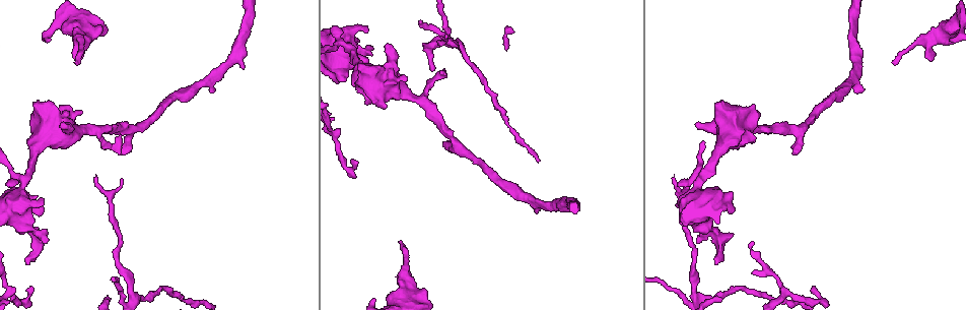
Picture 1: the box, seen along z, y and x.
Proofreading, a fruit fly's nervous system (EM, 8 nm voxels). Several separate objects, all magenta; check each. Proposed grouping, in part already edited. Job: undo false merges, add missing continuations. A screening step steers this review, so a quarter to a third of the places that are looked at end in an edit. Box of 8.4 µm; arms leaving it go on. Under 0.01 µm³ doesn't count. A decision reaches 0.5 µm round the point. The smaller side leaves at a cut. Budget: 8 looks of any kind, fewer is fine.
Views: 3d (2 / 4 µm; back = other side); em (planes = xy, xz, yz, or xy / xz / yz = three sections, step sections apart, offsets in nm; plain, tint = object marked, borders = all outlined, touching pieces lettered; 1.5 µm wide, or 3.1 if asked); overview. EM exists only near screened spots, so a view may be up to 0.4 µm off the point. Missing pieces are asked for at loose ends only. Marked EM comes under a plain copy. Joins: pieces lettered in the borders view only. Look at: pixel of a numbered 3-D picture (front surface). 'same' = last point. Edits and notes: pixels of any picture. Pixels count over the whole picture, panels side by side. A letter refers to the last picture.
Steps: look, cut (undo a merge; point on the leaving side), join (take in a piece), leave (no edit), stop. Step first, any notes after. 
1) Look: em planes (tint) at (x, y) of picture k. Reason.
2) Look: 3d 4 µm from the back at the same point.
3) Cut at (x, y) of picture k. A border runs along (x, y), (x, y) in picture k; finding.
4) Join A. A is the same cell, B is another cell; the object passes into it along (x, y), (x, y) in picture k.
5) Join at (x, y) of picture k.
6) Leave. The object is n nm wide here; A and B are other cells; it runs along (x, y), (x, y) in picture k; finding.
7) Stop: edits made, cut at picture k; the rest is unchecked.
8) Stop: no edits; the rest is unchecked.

Look: em planes (borders) at (29, 263) of picture 1. An open end.

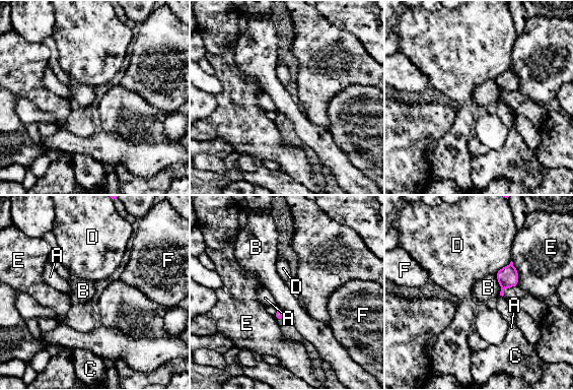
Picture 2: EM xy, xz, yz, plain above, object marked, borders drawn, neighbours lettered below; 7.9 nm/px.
Leave. A, B, C, D, E and F are other cells; a border runs along (494, 275), (500, 285), (500, 295) in picture 2; none of them fits.

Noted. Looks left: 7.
Look: 3d 4 µm at (446, 36) of picture 1. Tapers out.

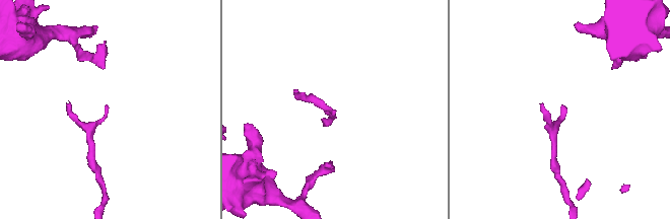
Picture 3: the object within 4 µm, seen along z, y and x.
Look: em yz step 8 (tint) at (335, 110) of picture 3. Now the EM.

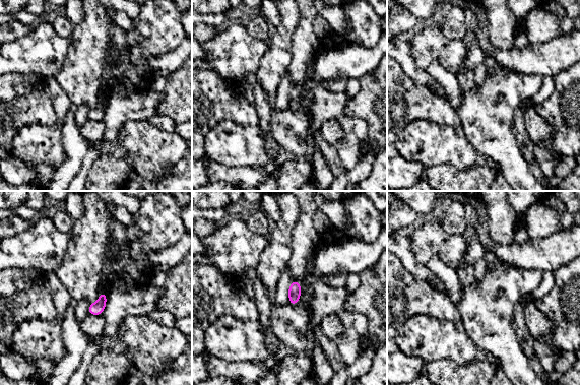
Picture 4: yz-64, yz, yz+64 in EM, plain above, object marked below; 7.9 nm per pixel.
Look: em xy step 4 (borders) at the same point.

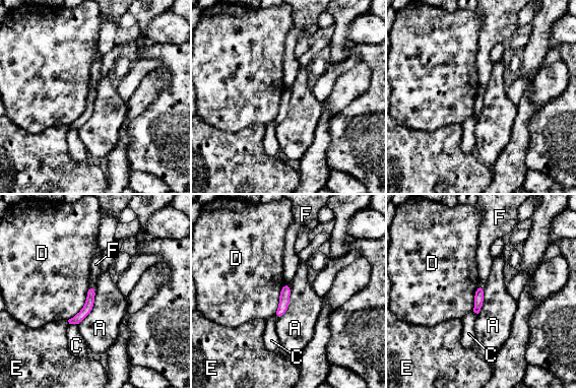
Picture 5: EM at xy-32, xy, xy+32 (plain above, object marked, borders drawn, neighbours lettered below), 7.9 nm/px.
Leave. The object is 70 nm wide here; A, C, D, E and F are other cells; it runs along (93, 289), (88, 307), (71, 321) in picture 5; no lettered piece goes on from it.

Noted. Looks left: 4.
Look: em xz step 8 (tint) at (696, 124) of picture 1. Free end.

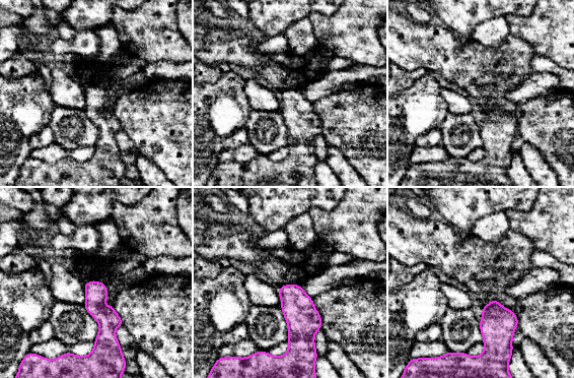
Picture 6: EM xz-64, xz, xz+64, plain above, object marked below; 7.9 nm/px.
Look: em planes (borders) at the same point. Another direction.

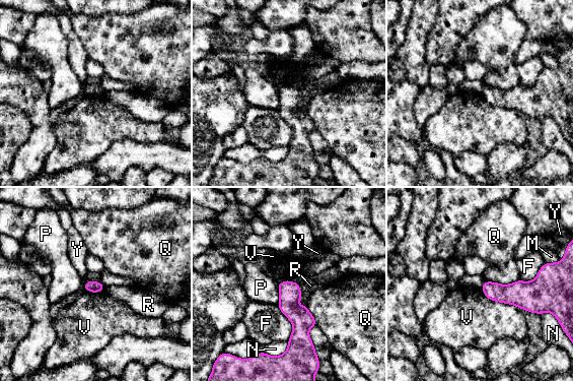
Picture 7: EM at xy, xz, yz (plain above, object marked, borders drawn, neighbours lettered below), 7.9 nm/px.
Leave. F, M, N, P, Q, R, V and Y are other cells; it runs along (286, 282), (298, 318), (294, 345) in picture 7; no lettered piece goes on from it.

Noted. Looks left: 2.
Stop: no edits; the rest is unchecked.

